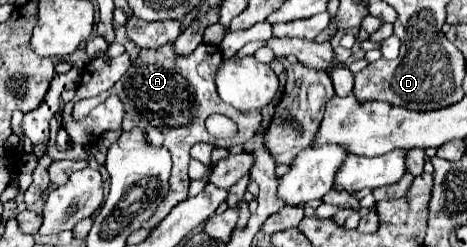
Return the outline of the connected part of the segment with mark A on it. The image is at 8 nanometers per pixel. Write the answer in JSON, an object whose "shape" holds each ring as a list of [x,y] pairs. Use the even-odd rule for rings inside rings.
{"shape":[[[166,44],[156,50],[140,50],[138,58],[128,68],[126,76],[122,76],[114,88],[100,94],[96,102],[106,100],[110,94],[116,94],[126,108],[126,116],[122,122],[124,130],[140,128],[152,146],[164,146],[172,154],[172,174],[170,174],[170,190],[168,196],[158,204],[154,216],[143,224],[143,228],[154,229],[178,202],[188,198],[188,162],[190,148],[196,142],[216,142],[204,128],[204,122],[210,114],[224,114],[236,122],[240,136],[236,140],[224,140],[224,144],[244,144],[250,140],[262,124],[260,112],[238,112],[220,100],[214,84],[216,70],[222,62],[222,52],[218,46],[200,44],[190,56],[178,56],[174,52],[174,44]]]}

